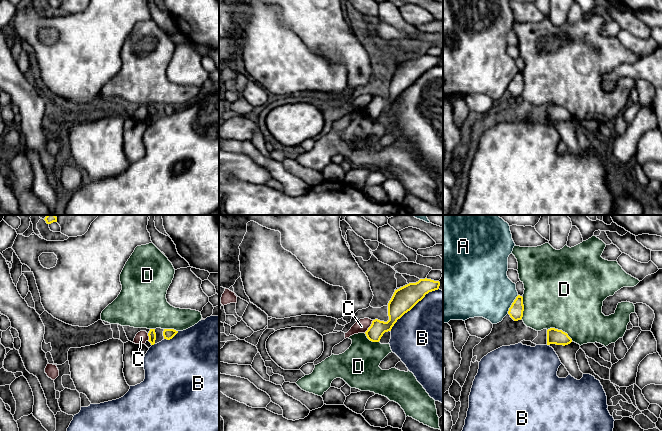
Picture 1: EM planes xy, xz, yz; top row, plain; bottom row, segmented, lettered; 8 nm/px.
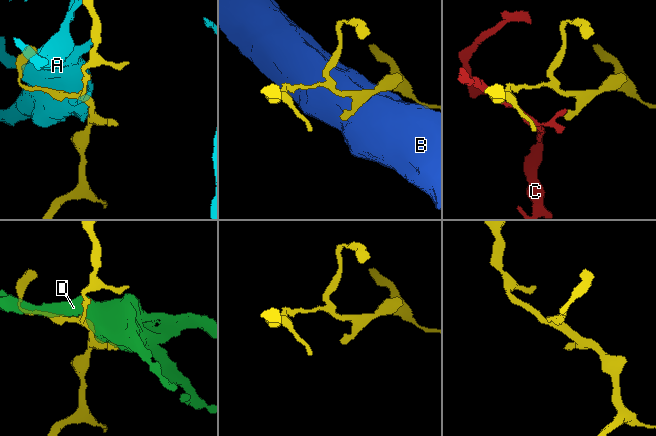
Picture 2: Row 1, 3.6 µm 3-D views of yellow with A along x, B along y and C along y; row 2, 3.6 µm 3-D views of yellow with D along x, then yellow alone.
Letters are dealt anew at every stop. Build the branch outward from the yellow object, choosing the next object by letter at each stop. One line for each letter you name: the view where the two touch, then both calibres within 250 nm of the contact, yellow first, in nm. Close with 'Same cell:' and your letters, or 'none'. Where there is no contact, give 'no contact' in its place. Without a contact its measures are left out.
Same cell: none

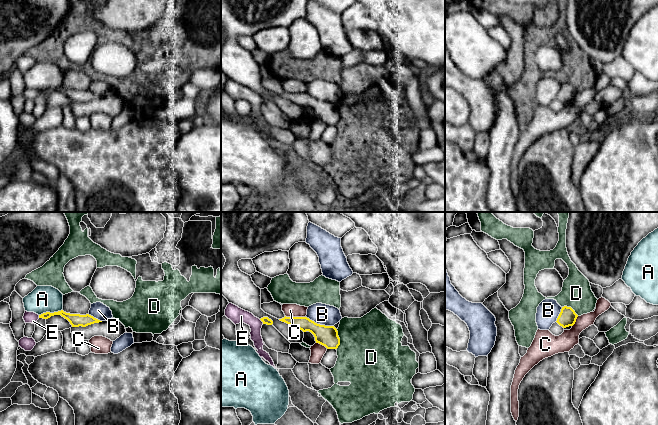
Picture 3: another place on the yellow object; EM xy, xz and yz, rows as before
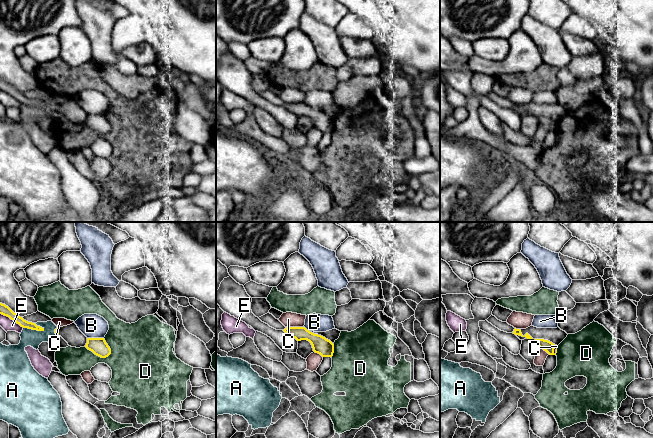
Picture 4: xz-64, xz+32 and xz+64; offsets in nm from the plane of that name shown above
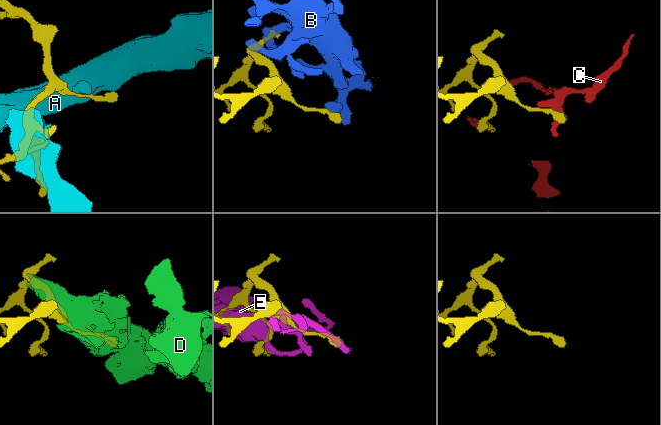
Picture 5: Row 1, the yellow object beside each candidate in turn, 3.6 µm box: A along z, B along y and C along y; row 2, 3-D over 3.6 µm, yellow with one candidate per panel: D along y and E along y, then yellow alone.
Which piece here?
Same cell: none

